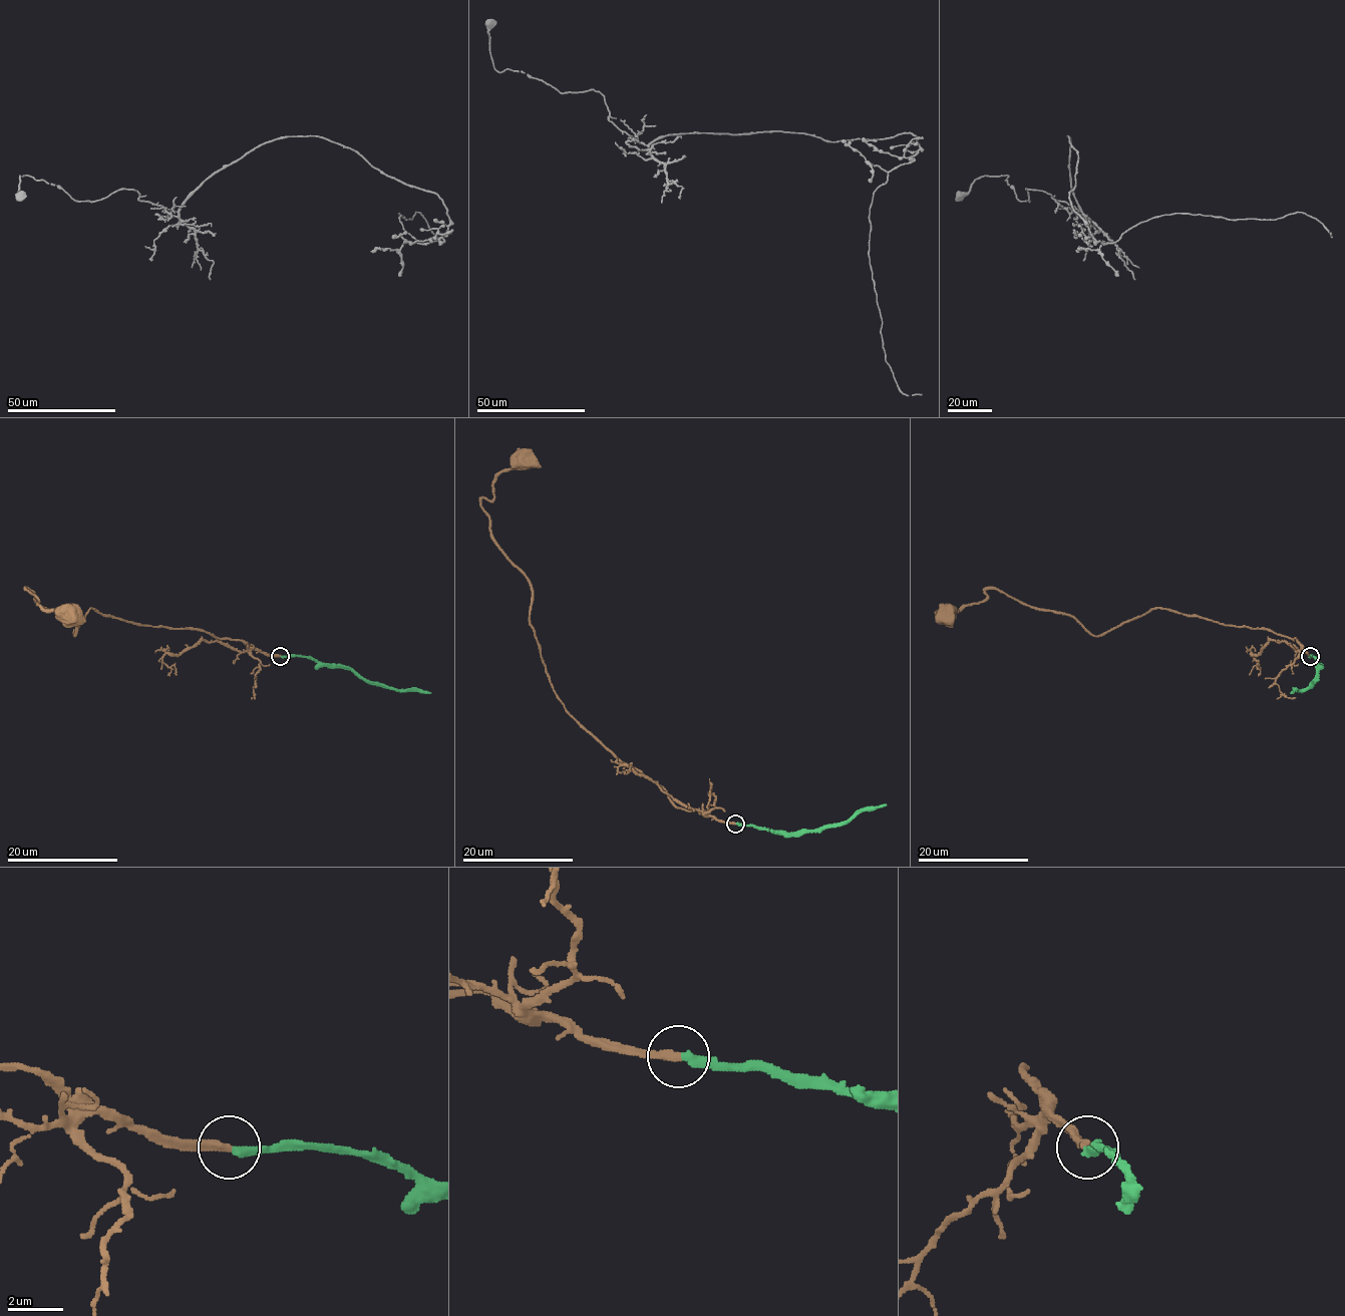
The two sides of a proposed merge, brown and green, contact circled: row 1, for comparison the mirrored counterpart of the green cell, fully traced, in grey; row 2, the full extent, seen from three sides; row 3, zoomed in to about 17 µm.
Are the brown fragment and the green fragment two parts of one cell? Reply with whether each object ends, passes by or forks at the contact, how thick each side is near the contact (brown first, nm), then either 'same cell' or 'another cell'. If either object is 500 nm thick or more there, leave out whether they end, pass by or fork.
brown ends; green ends; calibres 280 and 280 nm; same cell

